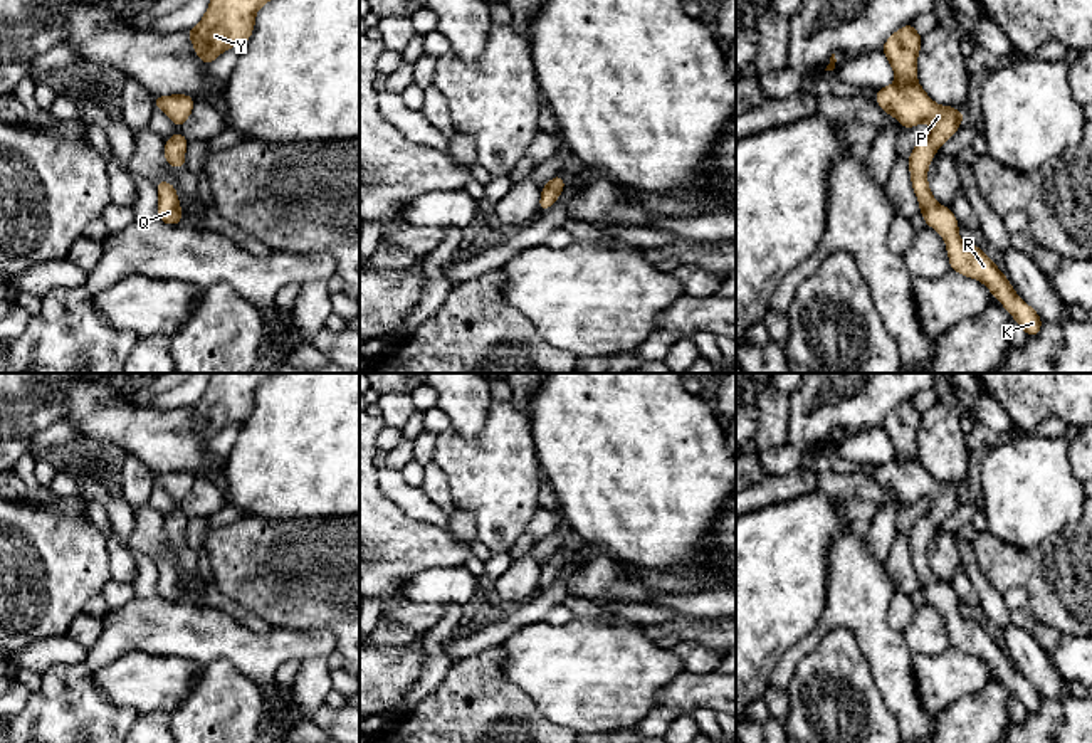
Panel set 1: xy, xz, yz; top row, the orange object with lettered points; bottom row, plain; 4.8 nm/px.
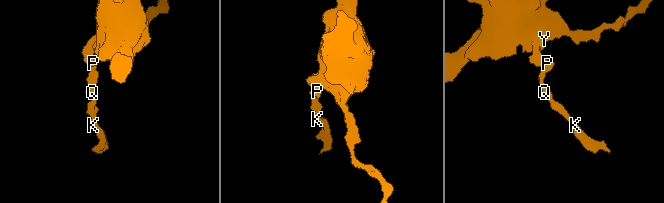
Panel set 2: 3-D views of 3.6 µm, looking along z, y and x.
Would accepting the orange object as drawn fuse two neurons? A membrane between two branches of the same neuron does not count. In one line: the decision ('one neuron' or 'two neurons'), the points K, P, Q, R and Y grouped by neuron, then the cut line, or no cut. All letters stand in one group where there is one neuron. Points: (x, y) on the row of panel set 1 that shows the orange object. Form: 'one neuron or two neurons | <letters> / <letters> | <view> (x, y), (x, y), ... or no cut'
one neuron | K P Q R Y | no cut

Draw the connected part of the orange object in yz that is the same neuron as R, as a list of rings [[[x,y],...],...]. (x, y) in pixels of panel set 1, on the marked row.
[[[912,24],[894,32],[880,49],[895,74],[895,82],[875,91],[875,103],[892,114],[900,126],[914,128],[921,123],[932,126],[931,134],[914,146],[909,155],[911,183],[919,200],[926,225],[941,234],[946,242],[949,266],[961,276],[983,282],[1005,309],[1015,318],[1028,338],[1040,333],[1042,319],[1013,289],[1008,277],[974,244],[959,239],[958,219],[949,207],[939,205],[927,185],[927,168],[936,151],[958,131],[964,121],[963,111],[934,103],[917,82],[917,55],[922,35]]]

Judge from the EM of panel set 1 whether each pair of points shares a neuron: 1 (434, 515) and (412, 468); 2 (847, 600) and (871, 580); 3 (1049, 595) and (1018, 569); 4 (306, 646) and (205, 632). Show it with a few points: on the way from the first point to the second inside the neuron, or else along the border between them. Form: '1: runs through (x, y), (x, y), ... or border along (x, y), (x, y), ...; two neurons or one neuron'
1: border along (400, 471), (400, 476), (410, 486), (420, 488); two neurons
2: runs through (852, 599), (866, 585); one neuron
3: runs through (1042, 589), (1025, 572); one neuron
4: runs through (281, 646), (241, 646), (230, 641); one neuron

